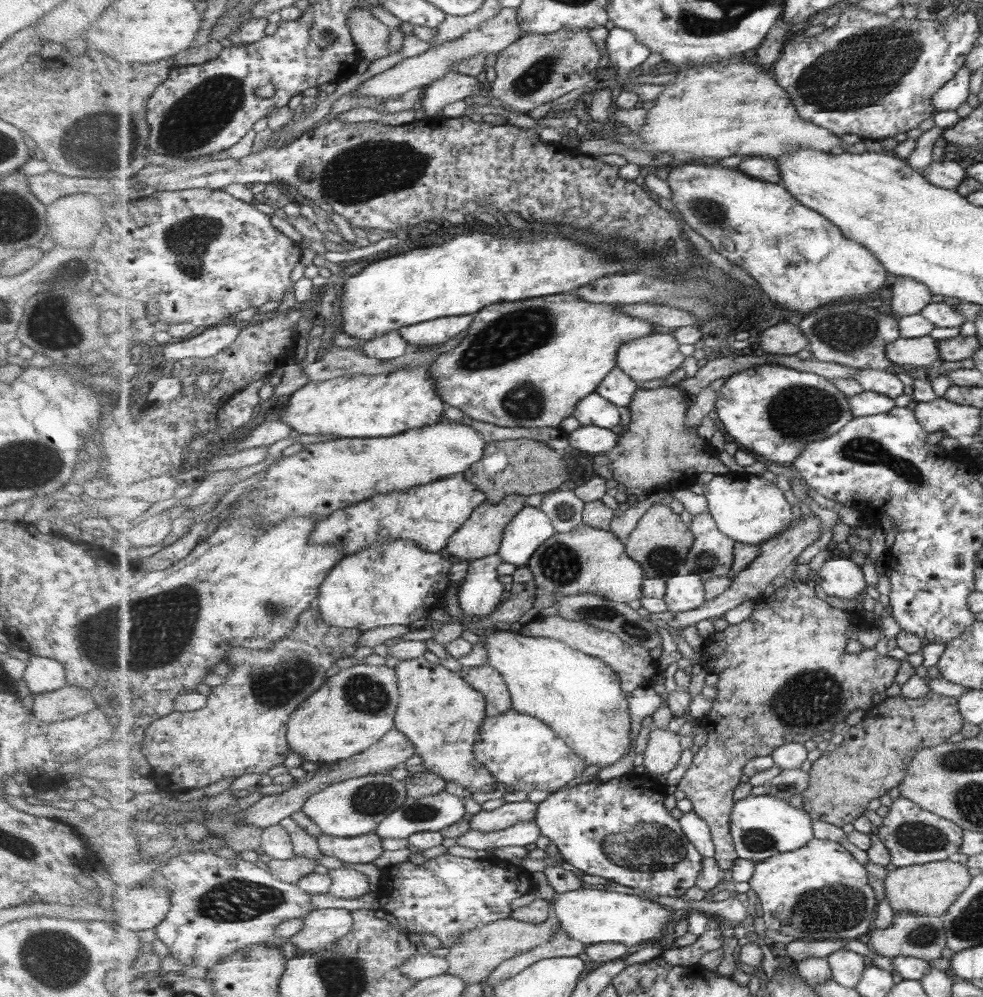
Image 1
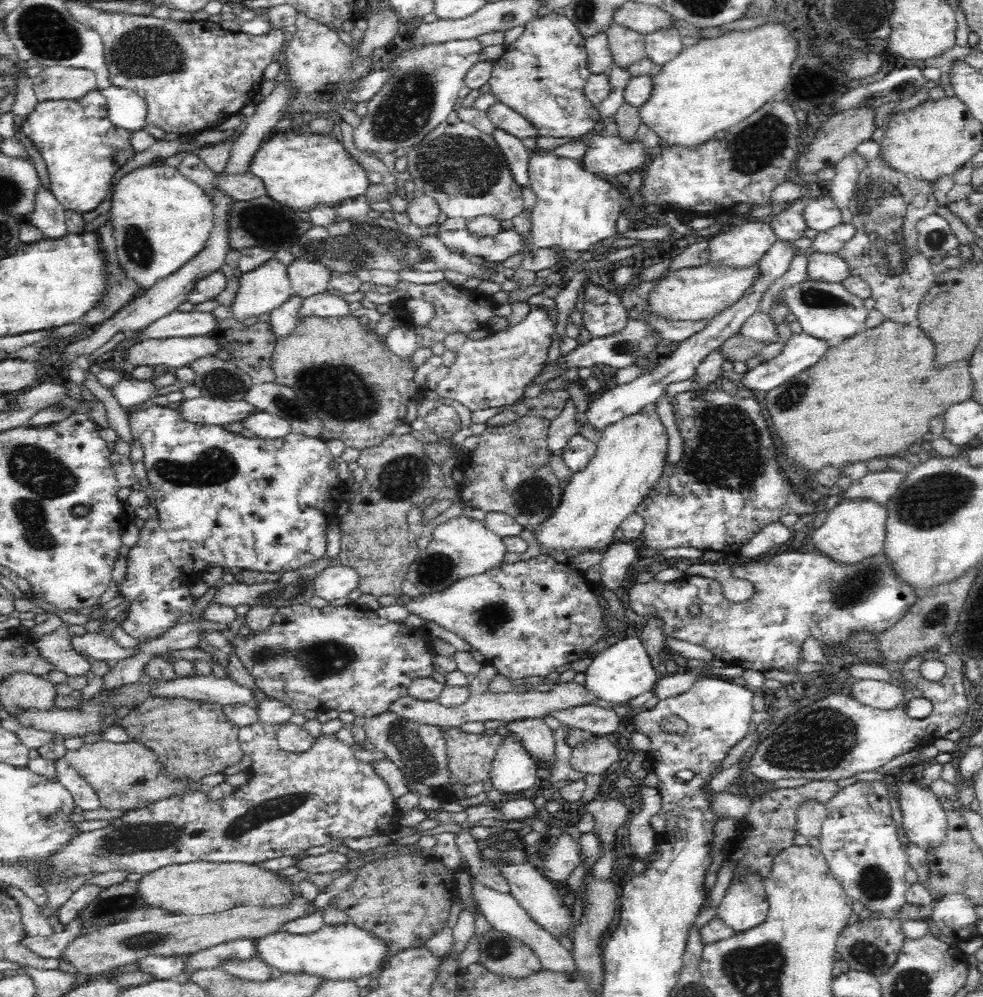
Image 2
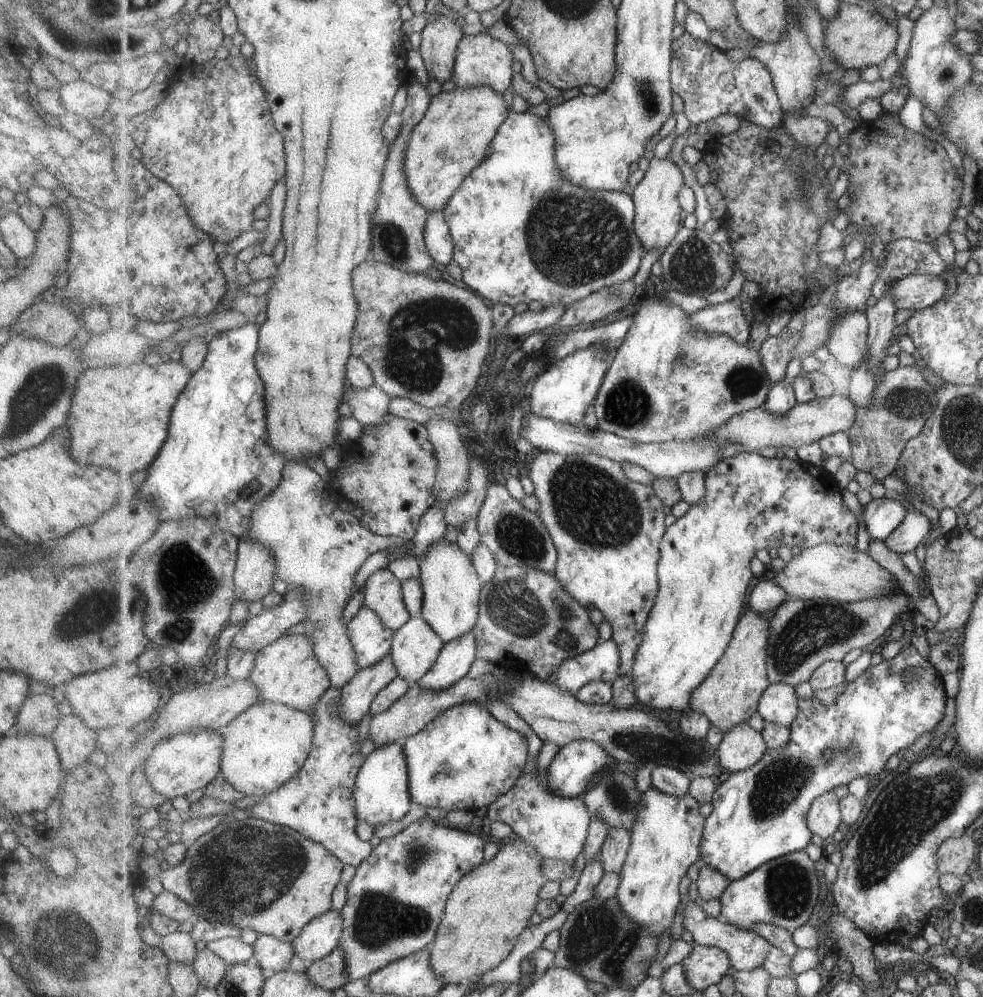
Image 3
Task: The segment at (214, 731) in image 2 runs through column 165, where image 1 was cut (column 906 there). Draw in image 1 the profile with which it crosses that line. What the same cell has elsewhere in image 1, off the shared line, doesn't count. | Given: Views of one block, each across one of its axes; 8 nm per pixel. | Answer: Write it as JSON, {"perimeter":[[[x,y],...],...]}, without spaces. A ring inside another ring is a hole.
{"perimeter":[[[931,692],[921,699],[911,699],[902,694],[887,697],[865,712],[857,724],[849,726],[849,730],[843,732],[837,749],[823,752],[812,763],[809,787],[802,794],[803,808],[814,820],[823,820],[840,827],[845,826],[847,822],[852,823],[865,814],[869,800],[887,794],[887,790],[898,788],[904,782],[917,751],[951,742],[951,736],[961,732],[965,722],[965,717],[960,712],[959,700],[953,696],[941,696],[937,692]]]}

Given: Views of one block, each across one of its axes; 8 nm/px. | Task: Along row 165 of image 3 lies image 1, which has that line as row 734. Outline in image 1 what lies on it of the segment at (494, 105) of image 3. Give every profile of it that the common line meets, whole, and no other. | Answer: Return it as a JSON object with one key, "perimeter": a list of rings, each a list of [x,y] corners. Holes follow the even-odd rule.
{"perimeter":[[[424,657],[401,661],[395,671],[401,696],[396,727],[413,742],[423,766],[471,792],[493,792],[502,787],[495,775],[477,761],[473,751],[481,726],[488,717],[484,694],[473,688],[459,672],[431,664]]]}

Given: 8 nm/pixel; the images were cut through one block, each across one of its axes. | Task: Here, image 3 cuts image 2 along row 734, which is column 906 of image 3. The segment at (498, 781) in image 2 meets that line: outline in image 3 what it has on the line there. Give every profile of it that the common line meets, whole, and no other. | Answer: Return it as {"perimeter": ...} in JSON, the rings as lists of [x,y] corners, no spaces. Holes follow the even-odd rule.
{"perimeter":[[[886,497],[872,499],[864,508],[864,522],[869,539],[884,541],[903,524],[909,511],[901,500]]]}

